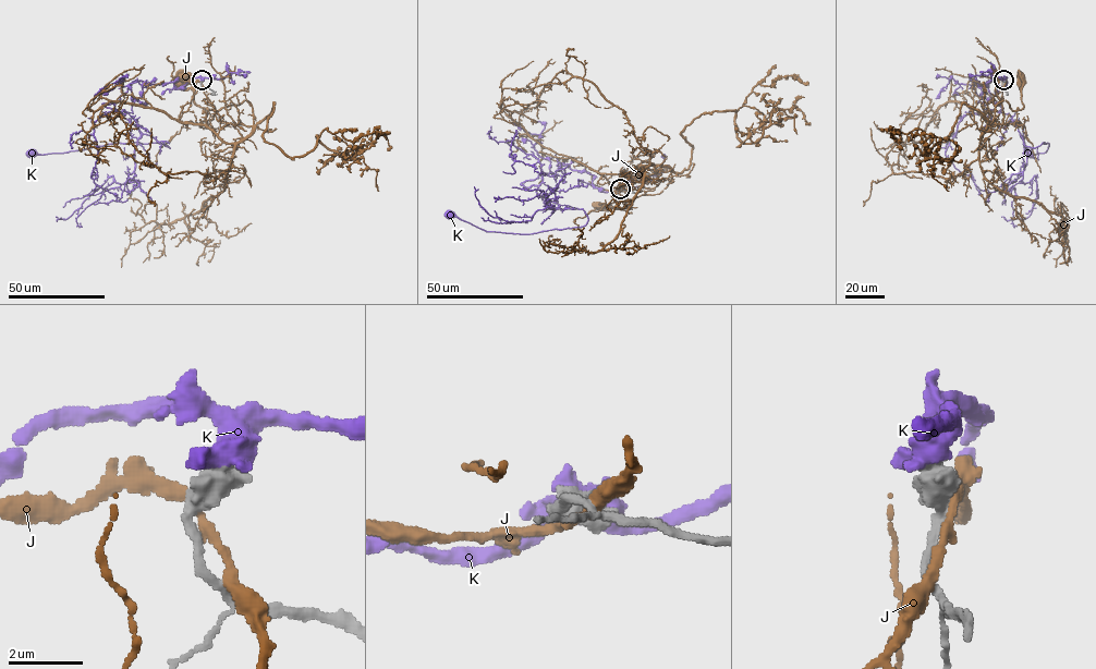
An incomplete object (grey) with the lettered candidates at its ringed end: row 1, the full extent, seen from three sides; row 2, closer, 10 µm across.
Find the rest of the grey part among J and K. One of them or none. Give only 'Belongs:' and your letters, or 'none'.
Belongs: K

